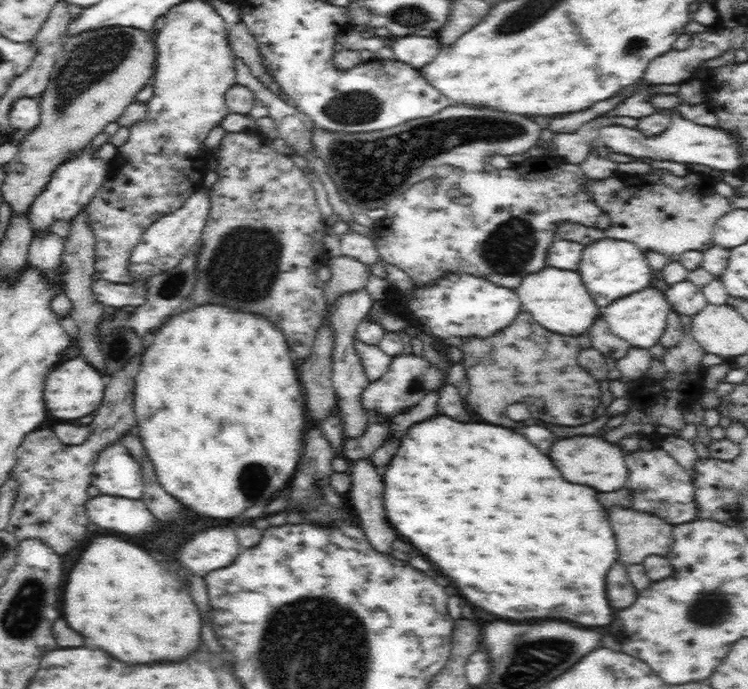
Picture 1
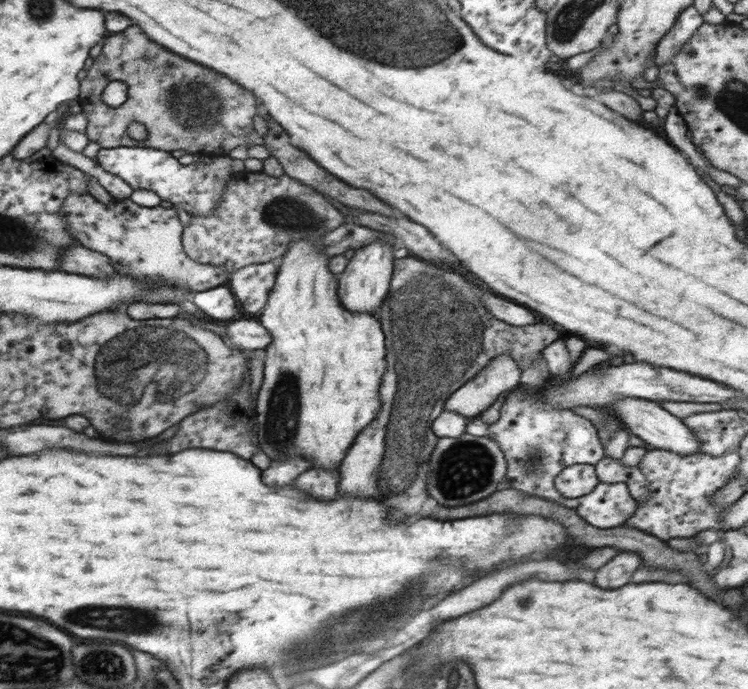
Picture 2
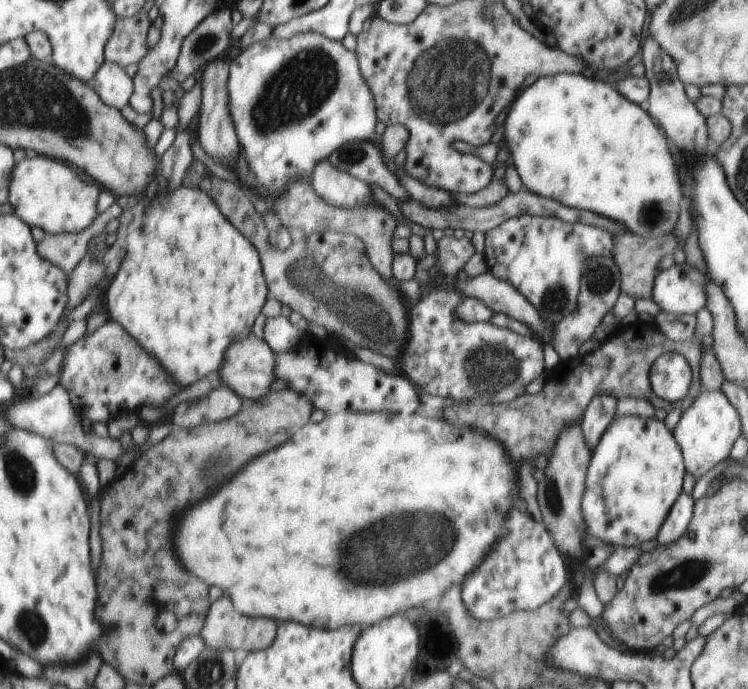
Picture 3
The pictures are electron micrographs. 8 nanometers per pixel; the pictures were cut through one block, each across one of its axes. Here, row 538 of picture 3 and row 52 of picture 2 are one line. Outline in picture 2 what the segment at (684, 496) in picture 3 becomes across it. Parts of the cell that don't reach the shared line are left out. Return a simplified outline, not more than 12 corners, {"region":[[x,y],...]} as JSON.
{"region":[[693,5],[682,10],[660,40],[655,63],[663,65],[703,22]]}

